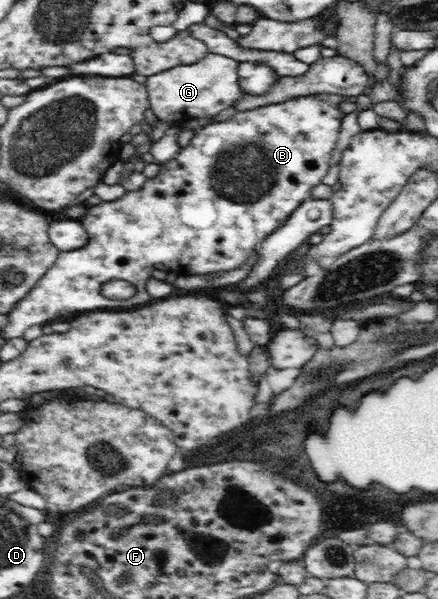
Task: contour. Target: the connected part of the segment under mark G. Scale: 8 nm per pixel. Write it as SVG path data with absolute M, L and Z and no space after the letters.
M209 53L195 64L184 64L148 76L146 82L154 114L161 120L175 120L181 125L187 118L213 116L241 98L238 62L218 53Z

